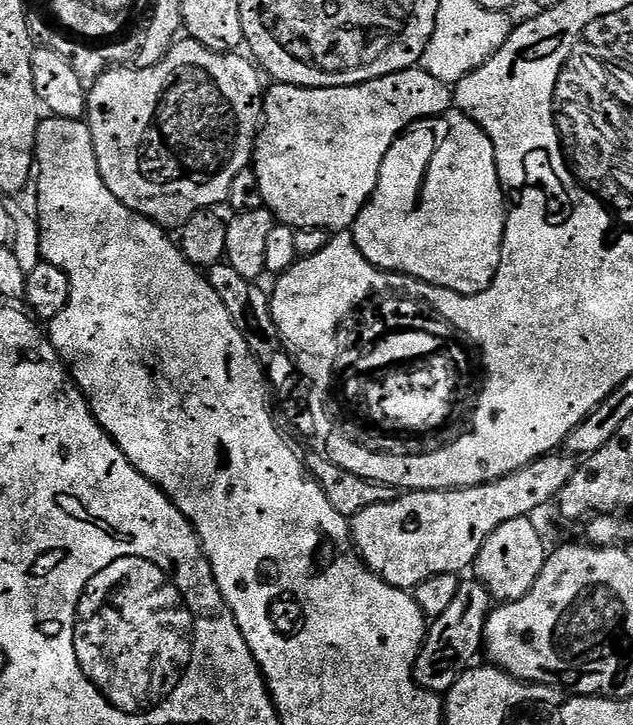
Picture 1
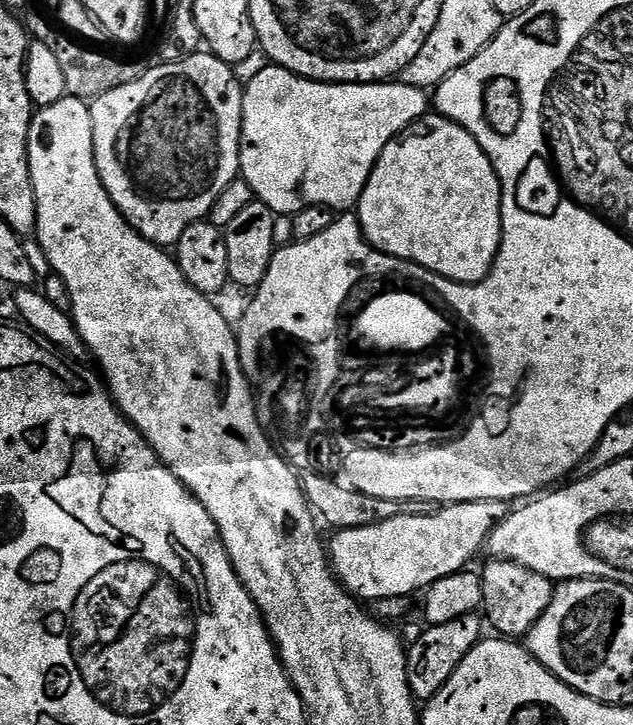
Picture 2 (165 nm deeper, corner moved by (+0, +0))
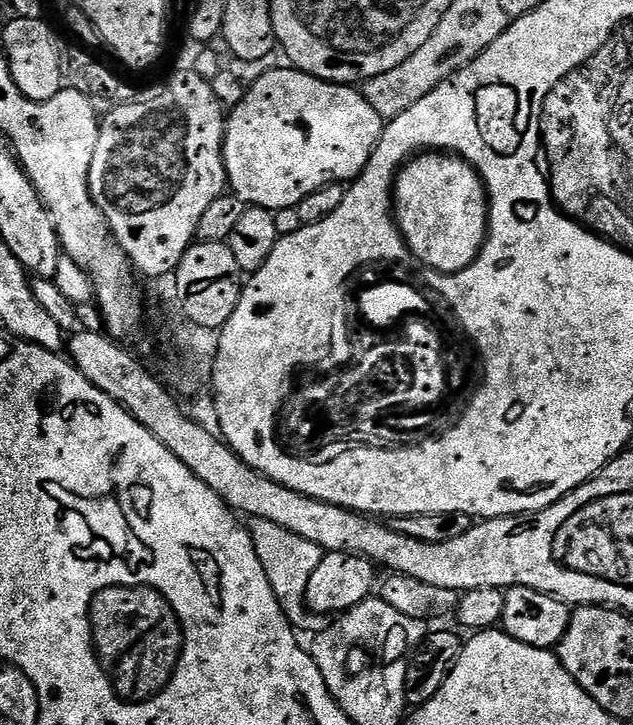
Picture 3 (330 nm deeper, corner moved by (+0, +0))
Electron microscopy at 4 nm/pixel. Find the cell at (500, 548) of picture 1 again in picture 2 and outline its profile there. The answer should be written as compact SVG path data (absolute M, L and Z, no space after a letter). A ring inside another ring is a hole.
M497 560L495 562L488 562L488 565L485 568L482 568L482 575L484 577L484 606L482 609L483 615L486 617L488 615L488 620L492 623L492 628L494 631L493 633L499 634L501 637L504 638L524 638L527 637L528 631L535 626L540 618L542 618L542 614L546 609L550 606L550 602L552 601L552 593L554 591L554 584L553 581L547 580L545 576L542 574L538 574L534 570L530 570L526 566L518 566L514 562L510 562L509 560Z

